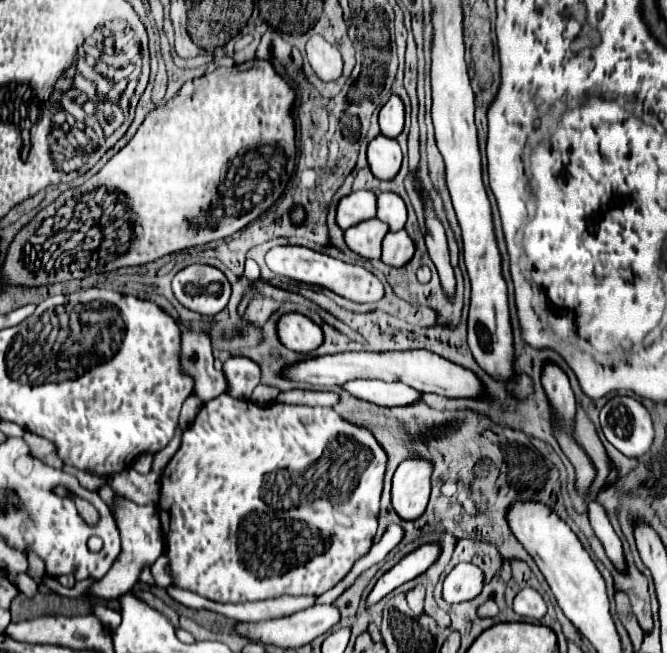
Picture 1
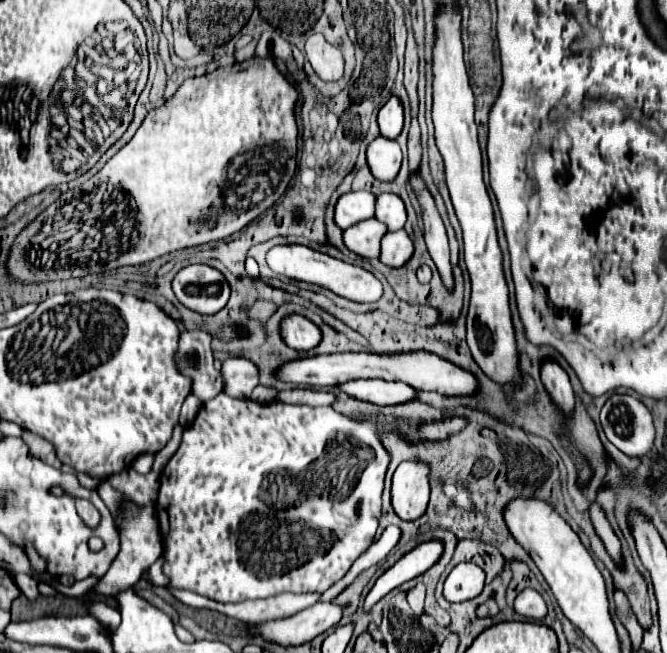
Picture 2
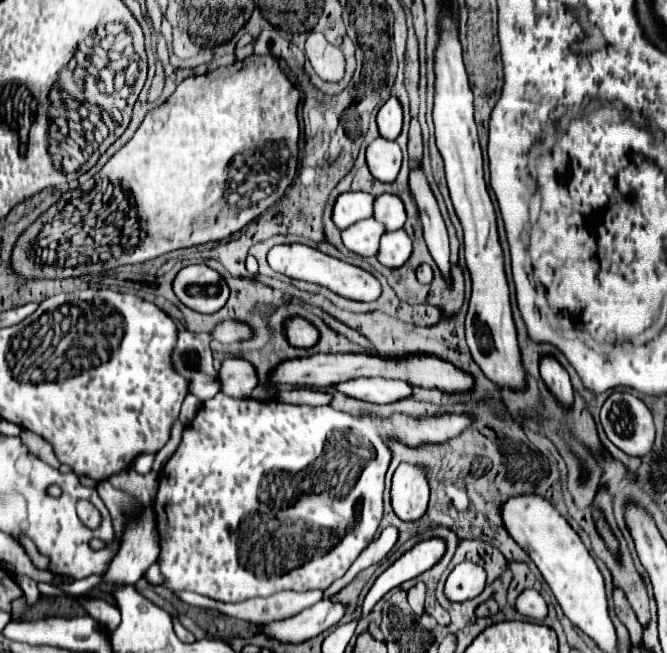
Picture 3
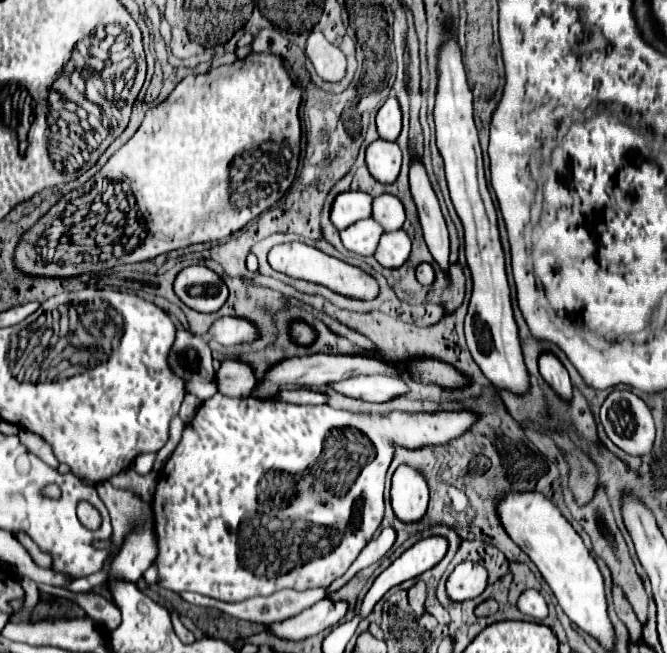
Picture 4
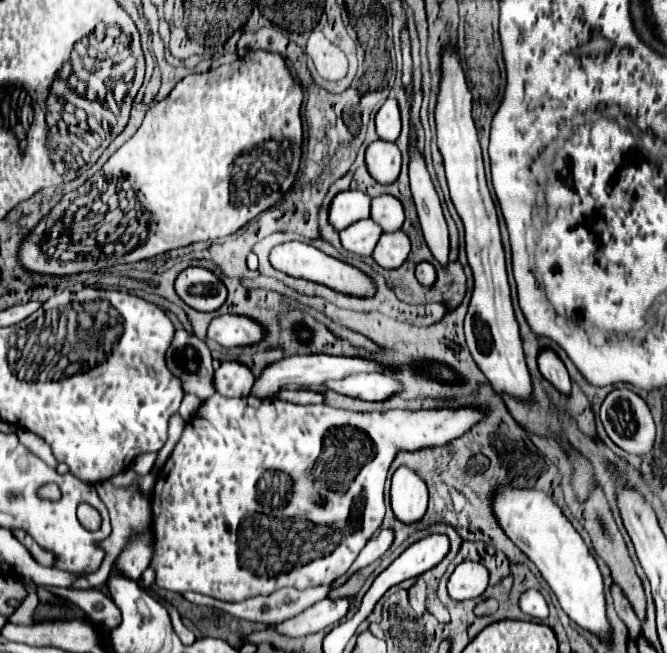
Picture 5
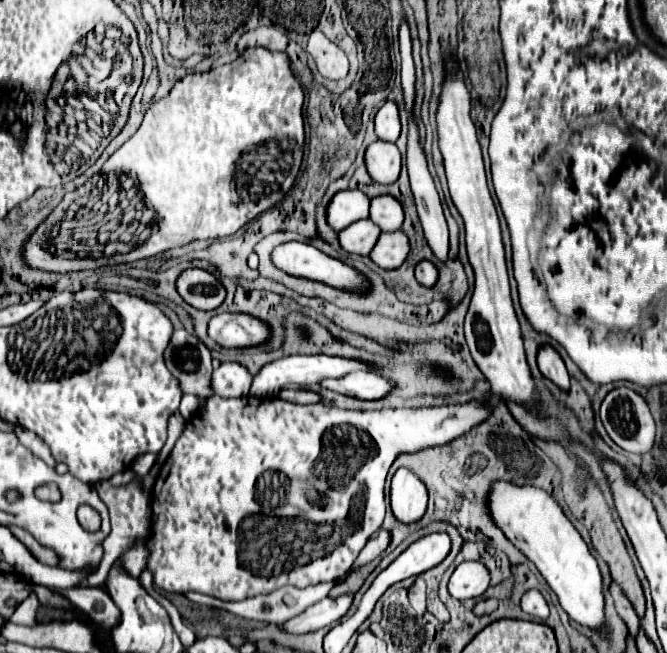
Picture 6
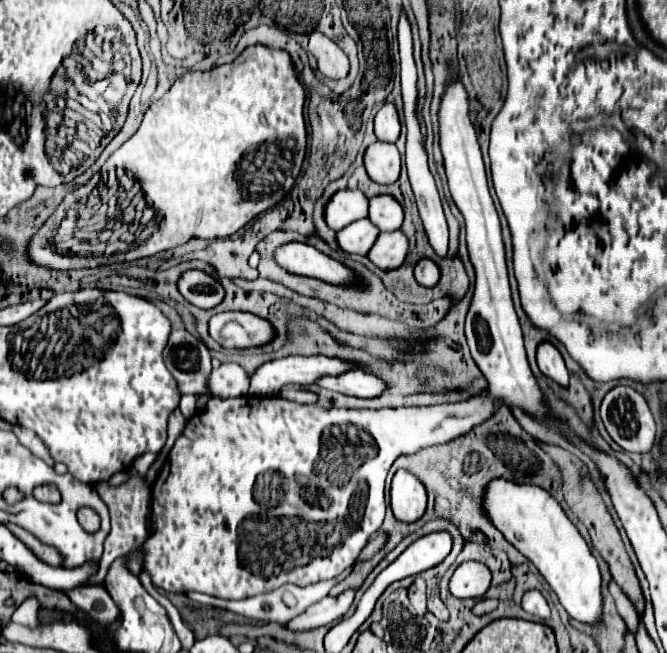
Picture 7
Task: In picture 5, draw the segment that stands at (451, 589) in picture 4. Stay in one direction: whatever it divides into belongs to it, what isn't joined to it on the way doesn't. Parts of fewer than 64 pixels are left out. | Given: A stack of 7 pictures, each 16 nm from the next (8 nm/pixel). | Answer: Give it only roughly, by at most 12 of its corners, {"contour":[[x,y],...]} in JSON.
{"contour":[[462,562],[448,580],[454,600],[478,598],[488,588],[480,562]]}

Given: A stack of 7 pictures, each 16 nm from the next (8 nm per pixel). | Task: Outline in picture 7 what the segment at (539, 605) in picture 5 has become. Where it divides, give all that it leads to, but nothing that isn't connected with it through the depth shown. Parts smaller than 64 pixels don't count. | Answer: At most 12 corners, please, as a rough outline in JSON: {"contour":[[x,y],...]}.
{"contour":[[538,590],[522,598],[522,608],[542,620],[550,618],[550,606]]}

